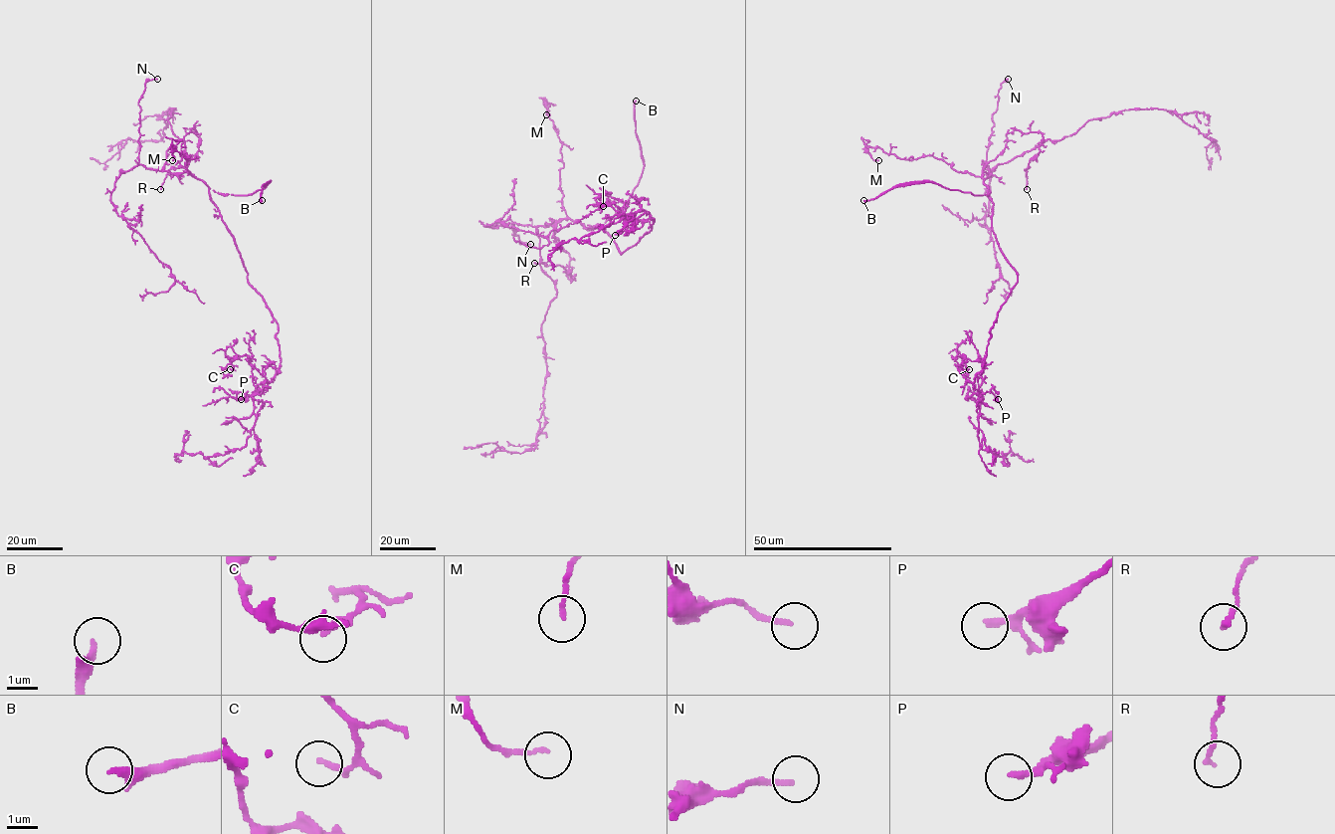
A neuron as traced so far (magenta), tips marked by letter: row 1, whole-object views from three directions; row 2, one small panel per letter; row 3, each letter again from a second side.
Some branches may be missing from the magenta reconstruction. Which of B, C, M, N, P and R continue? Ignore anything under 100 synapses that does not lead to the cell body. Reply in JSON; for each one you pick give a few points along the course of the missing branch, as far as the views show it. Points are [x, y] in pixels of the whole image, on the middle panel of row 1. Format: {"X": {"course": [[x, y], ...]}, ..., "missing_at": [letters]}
{"missing_at": ["B"]}

